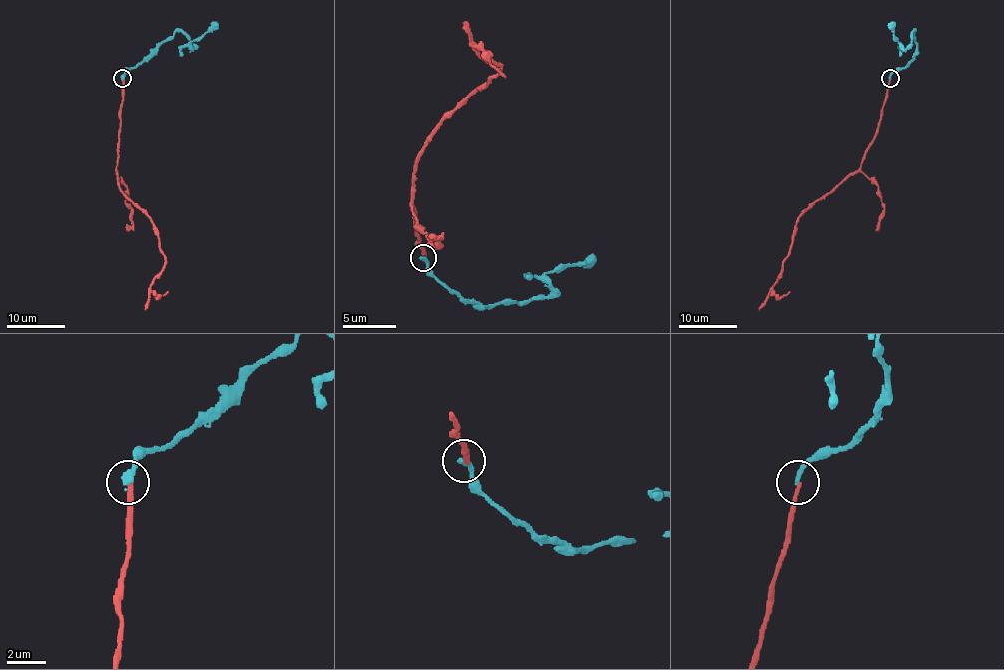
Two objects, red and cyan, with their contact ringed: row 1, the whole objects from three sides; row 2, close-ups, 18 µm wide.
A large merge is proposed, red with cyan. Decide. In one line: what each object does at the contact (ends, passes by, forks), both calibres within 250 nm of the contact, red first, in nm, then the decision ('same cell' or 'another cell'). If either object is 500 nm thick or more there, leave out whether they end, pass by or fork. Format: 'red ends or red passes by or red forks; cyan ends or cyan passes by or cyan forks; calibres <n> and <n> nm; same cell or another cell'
red ends; cyan ends; calibres 240 and 320 nm; another cell

